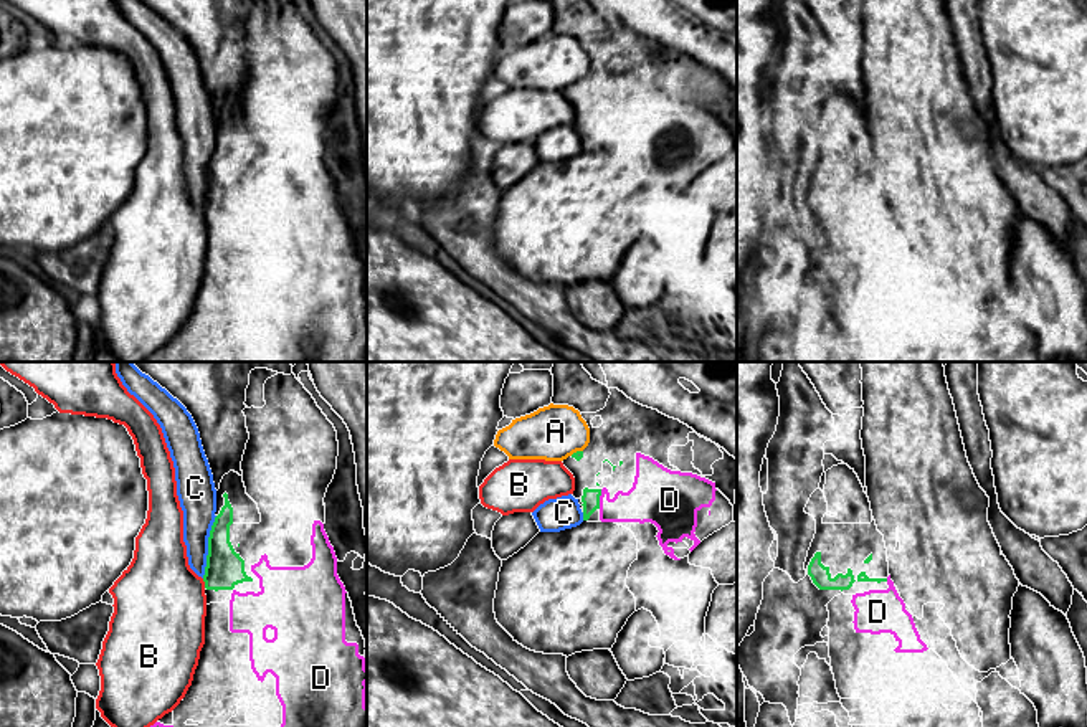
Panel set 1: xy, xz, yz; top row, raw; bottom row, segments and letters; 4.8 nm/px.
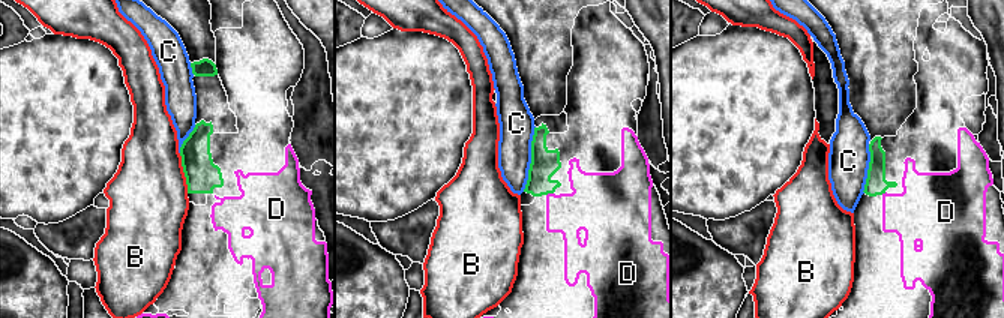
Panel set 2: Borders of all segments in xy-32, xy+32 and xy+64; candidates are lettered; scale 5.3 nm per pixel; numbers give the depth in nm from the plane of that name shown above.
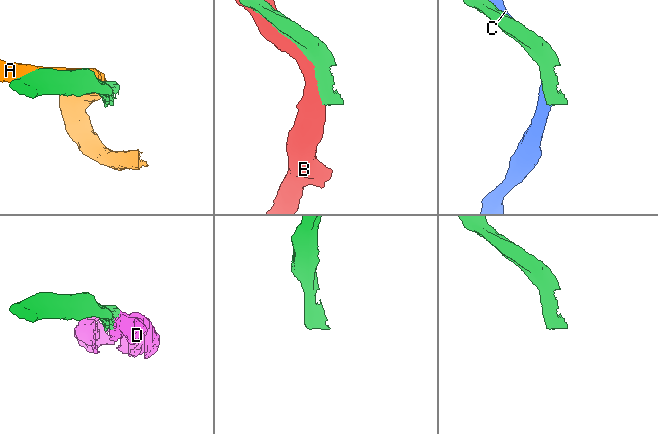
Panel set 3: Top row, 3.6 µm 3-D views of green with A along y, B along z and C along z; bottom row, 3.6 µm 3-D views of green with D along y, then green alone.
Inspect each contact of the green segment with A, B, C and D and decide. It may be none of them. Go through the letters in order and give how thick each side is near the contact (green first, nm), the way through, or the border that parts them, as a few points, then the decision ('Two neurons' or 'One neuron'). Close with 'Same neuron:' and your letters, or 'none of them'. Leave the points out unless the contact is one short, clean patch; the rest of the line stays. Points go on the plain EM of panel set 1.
A: Thickness 50 nm (green) against 260 nm. Two neurons
B: Thickness 190 nm (green) against 440 nm. Two neurons
C: Thickness 190 nm (green) against 180 nm. Two neurons
D: Thickness 90 nm (green) against 220 nm. Path across: xz (590, 128), (598, 129), (650, 129). One neuron
Same neuron: D

